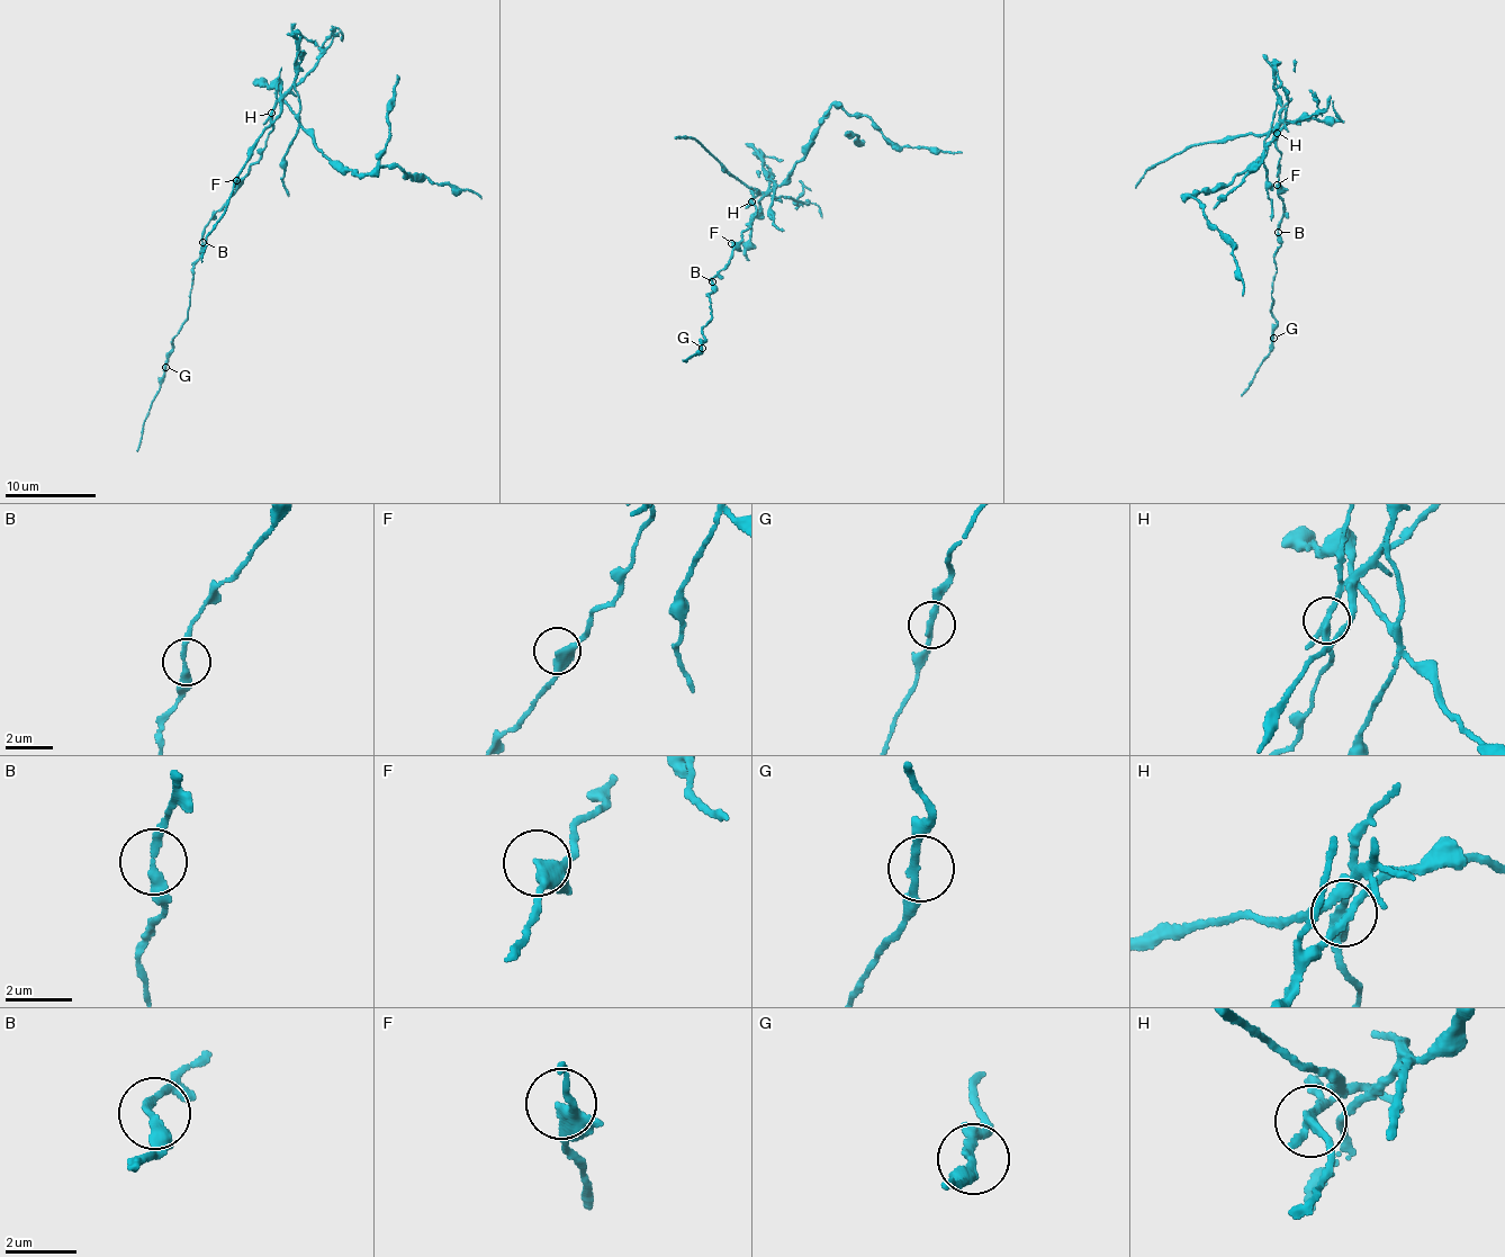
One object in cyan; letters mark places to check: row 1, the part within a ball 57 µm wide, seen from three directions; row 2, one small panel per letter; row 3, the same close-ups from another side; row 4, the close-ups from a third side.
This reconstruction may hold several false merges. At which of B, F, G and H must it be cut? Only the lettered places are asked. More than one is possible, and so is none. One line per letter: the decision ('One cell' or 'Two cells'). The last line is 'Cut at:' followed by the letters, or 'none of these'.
B: One cell
F: One cell
G: One cell
H: Two cells
Cut at: H

